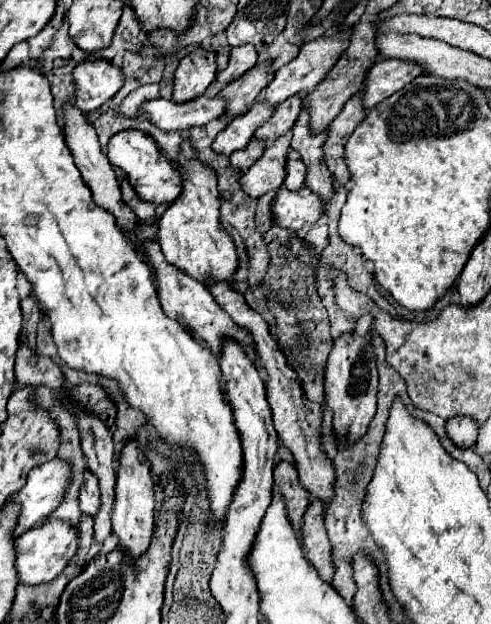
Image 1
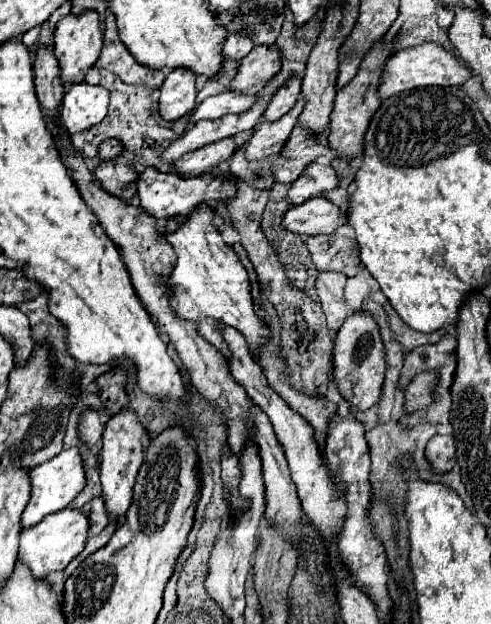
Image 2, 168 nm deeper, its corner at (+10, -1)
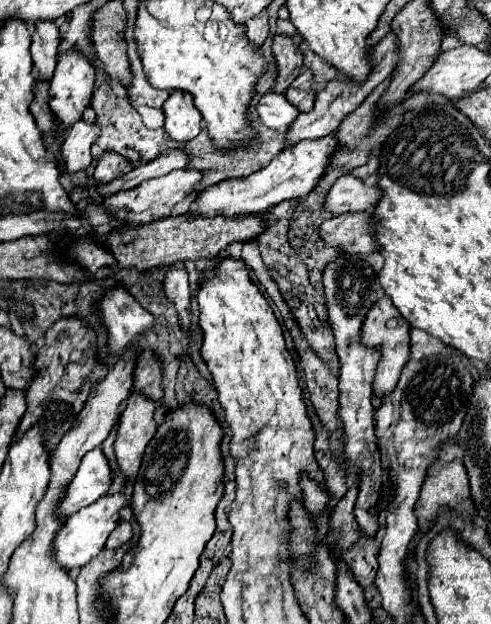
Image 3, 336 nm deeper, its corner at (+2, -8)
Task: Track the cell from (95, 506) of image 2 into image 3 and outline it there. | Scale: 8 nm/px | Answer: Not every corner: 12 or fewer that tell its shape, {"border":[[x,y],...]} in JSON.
{"border":[[120,522],[106,548],[120,548],[132,538],[130,522]]}

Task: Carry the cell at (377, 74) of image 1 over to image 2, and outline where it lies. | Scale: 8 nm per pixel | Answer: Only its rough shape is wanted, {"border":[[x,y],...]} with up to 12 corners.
{"border":[[436,43],[394,51],[378,95],[458,85],[470,69]]}

